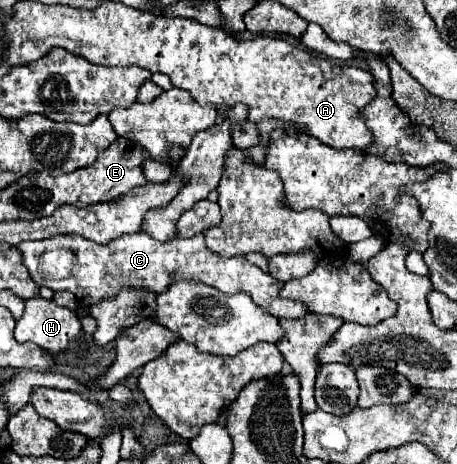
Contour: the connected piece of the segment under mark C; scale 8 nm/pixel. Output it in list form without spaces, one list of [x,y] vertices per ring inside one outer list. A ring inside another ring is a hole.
[[[144,232],[124,234],[108,244],[96,244],[84,240],[82,236],[62,234],[38,242],[24,242],[18,246],[24,256],[24,264],[38,286],[48,286],[52,290],[68,290],[76,296],[80,306],[92,306],[102,300],[118,296],[122,286],[150,290],[156,296],[166,292],[170,284],[178,280],[194,280],[218,288],[224,294],[246,292],[252,300],[276,318],[302,318],[308,310],[300,302],[292,302],[280,296],[282,282],[274,280],[268,272],[252,266],[244,256],[222,258],[210,252],[204,244],[204,236],[194,238],[174,238],[168,242],[158,242]]]

